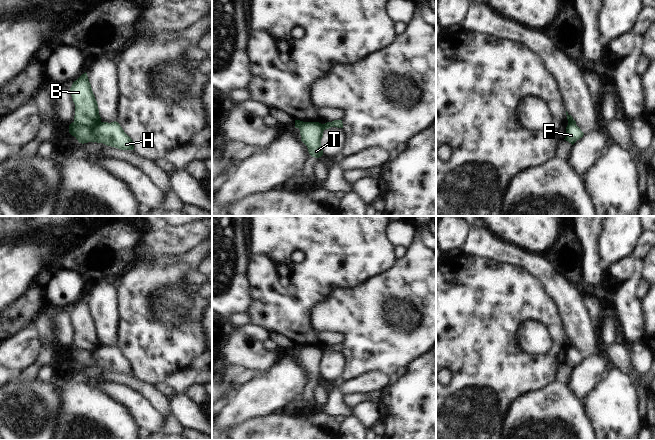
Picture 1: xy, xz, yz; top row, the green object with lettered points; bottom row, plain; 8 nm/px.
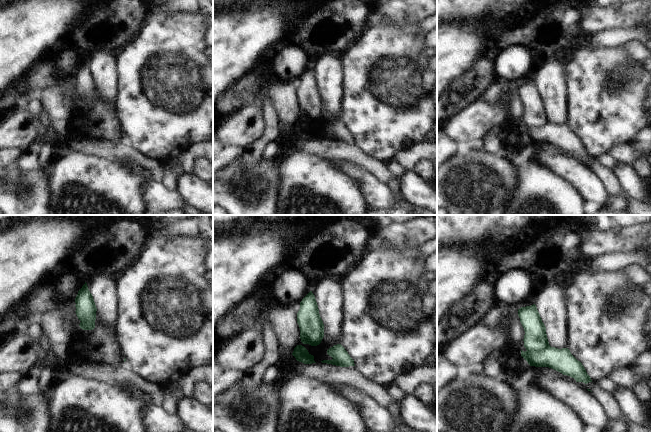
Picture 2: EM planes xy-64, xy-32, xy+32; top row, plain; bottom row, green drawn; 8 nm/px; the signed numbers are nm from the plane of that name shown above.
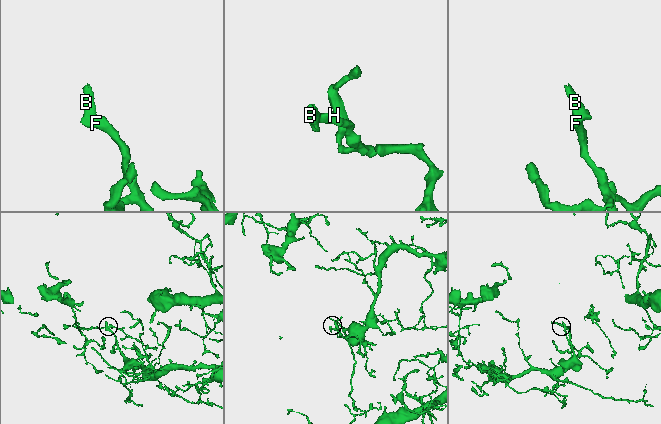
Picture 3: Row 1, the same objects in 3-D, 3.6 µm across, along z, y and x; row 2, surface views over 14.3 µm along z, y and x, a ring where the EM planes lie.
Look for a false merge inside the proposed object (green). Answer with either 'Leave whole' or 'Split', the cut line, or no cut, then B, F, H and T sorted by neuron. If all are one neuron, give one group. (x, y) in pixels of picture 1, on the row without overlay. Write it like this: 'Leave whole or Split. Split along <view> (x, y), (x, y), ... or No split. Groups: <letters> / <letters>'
Split. Split along xy (74, 345), (90, 350), (95, 350), (100, 346). Groups: B T / F H

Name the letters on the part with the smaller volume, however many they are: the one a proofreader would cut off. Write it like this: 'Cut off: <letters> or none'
Cut off: B, T

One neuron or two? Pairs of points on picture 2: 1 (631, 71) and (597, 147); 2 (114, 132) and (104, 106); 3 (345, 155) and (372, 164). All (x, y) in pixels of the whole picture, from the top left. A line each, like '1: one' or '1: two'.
1: one
2: one
3: one

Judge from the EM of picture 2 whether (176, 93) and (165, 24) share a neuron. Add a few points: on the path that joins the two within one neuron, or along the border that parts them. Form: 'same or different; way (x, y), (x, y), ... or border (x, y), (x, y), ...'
same; way (166, 76), (166, 41)

